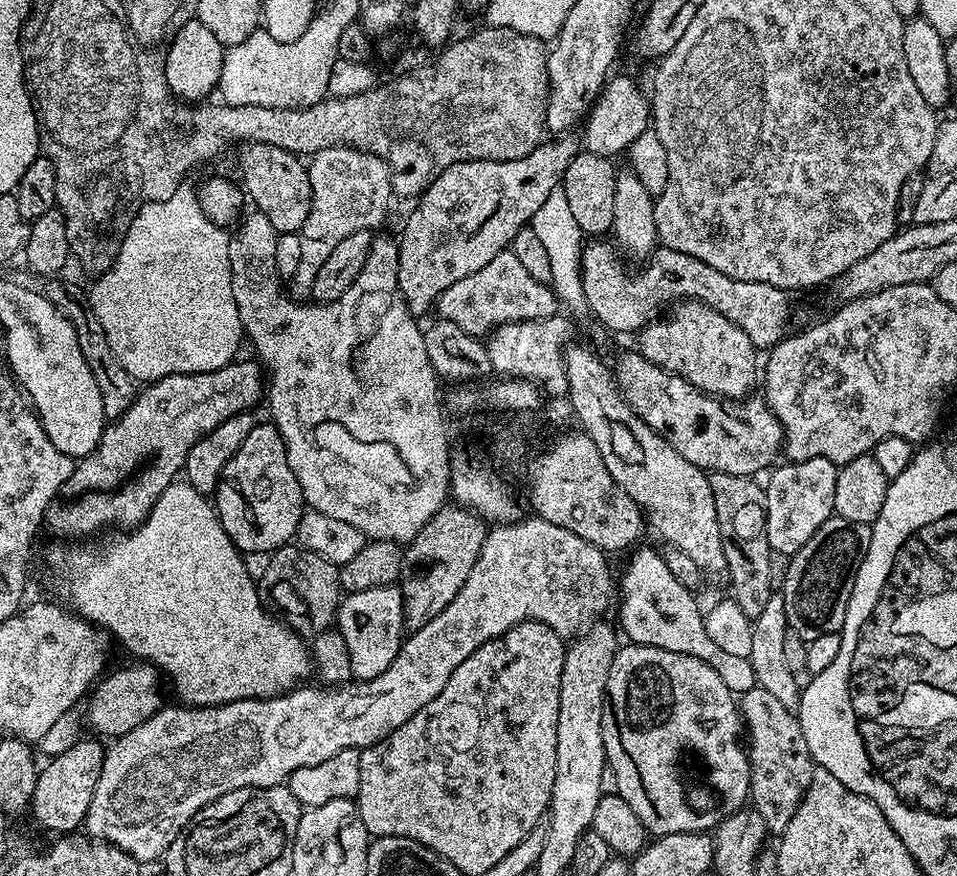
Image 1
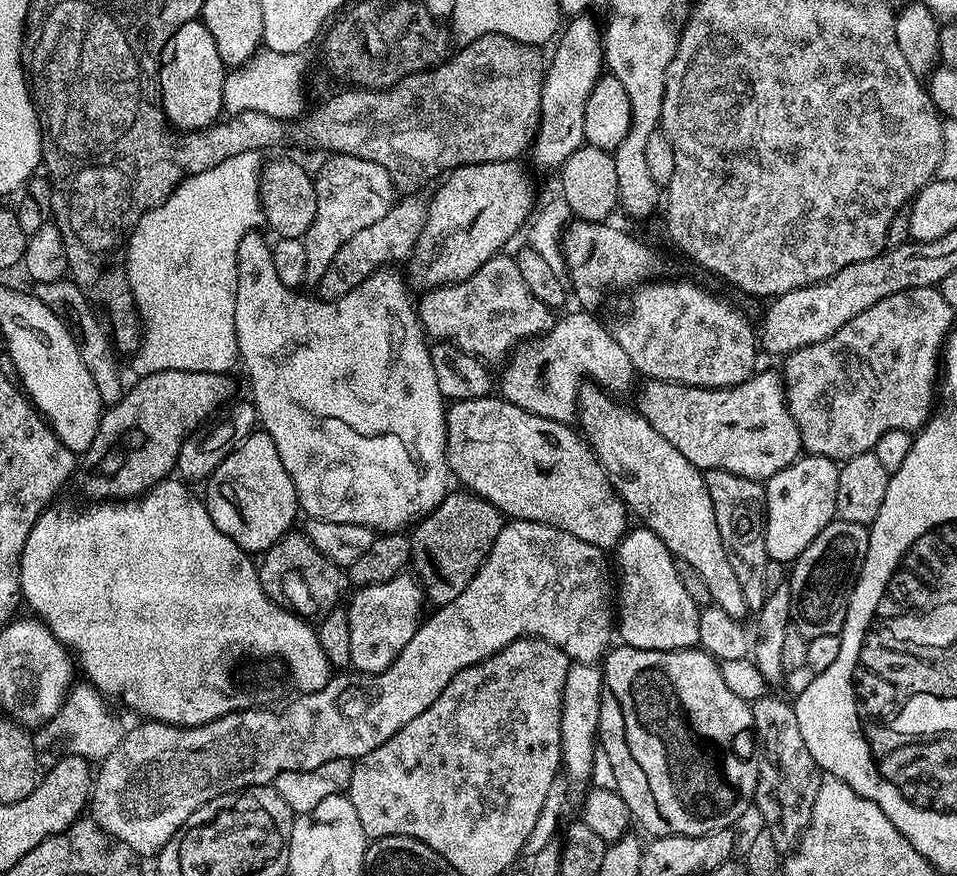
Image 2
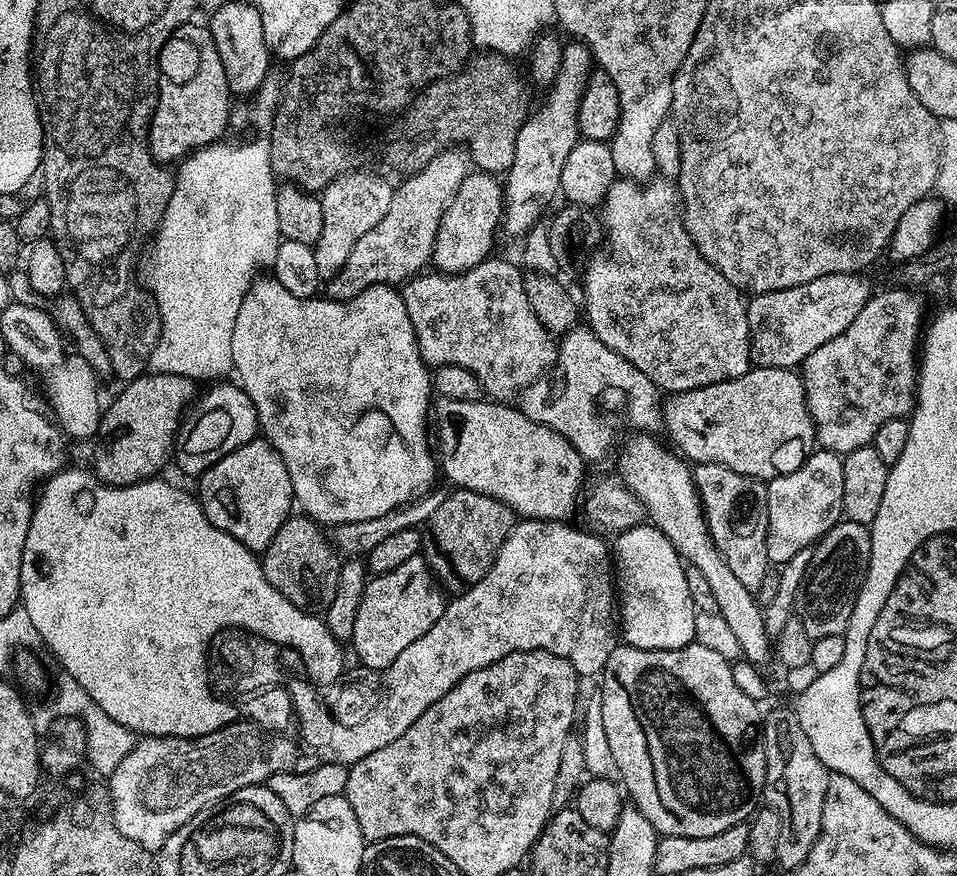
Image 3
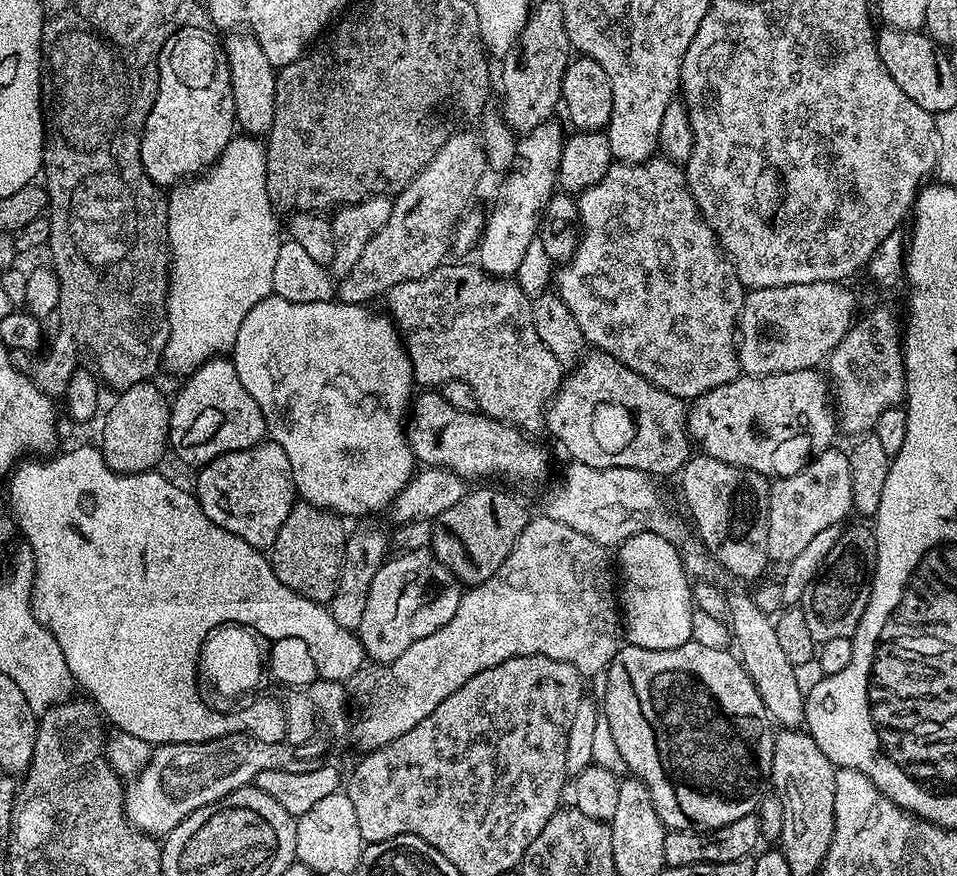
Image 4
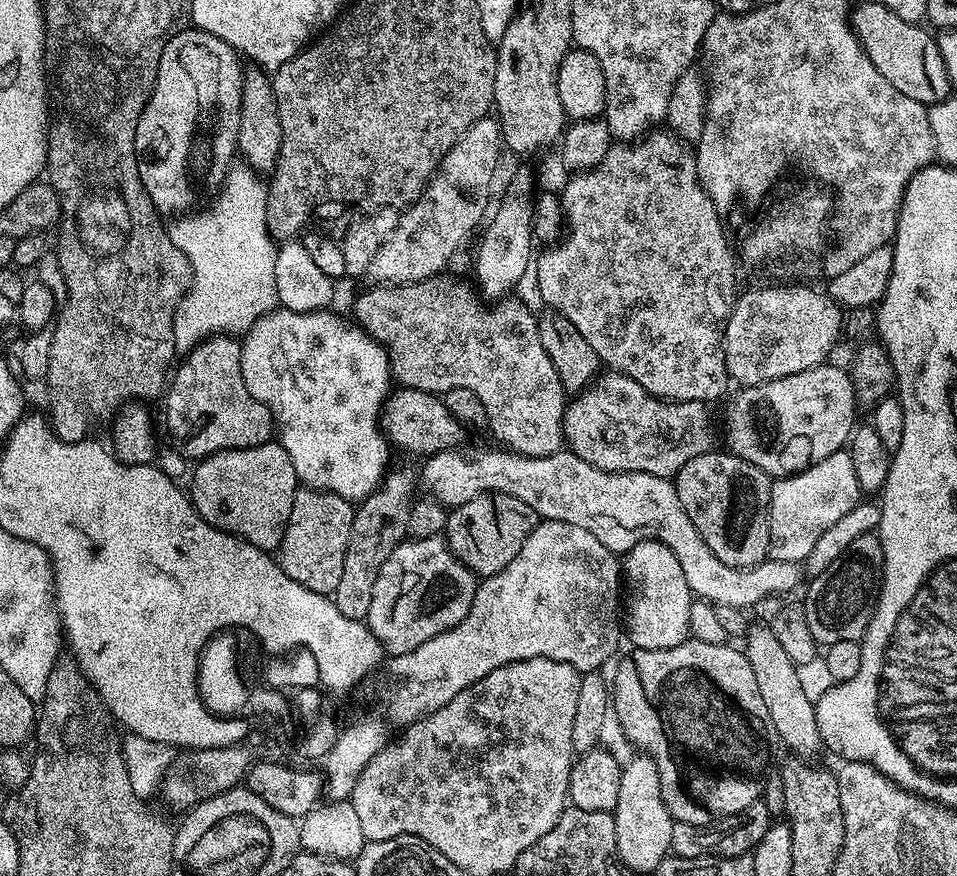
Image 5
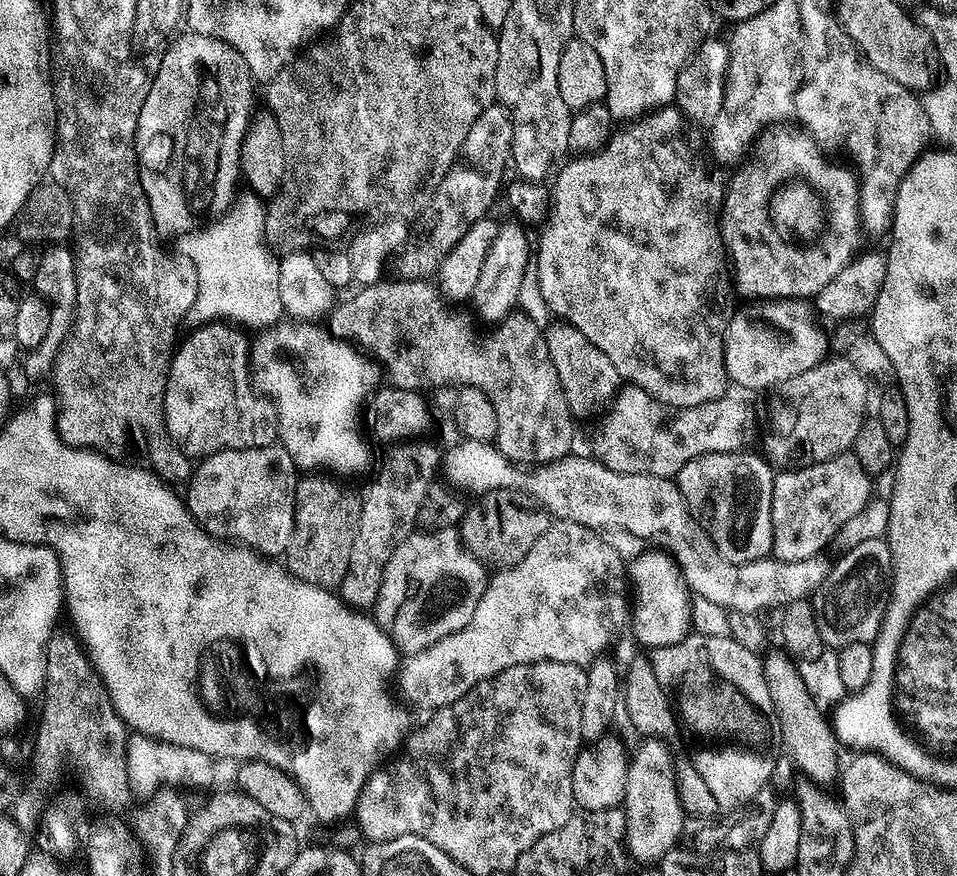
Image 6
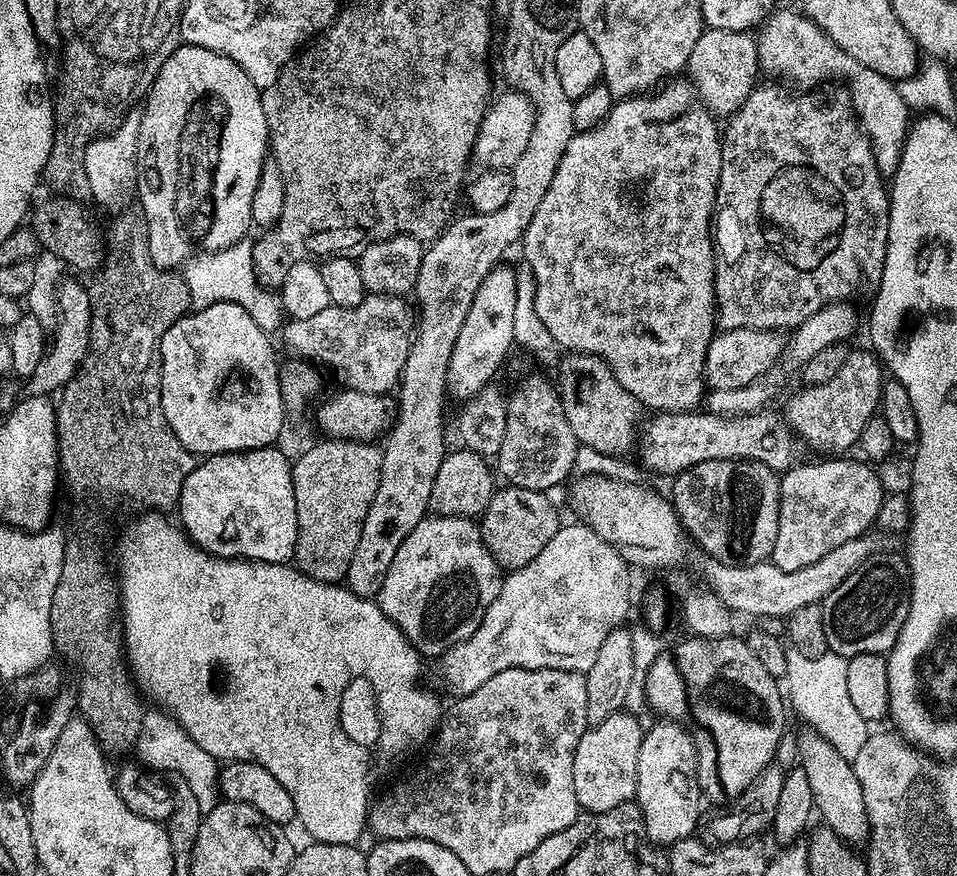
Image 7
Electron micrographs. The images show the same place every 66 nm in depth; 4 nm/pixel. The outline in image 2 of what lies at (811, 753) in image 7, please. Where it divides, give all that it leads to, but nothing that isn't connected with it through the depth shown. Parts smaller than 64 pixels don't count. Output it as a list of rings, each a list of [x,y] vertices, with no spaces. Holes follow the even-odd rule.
[[[585,383],[576,396],[578,409],[578,424],[582,435],[588,441],[593,452],[600,460],[601,466],[607,470],[620,499],[628,505],[631,515],[636,516],[643,527],[648,528],[658,536],[669,548],[676,560],[690,562],[698,575],[702,577],[710,590],[713,604],[717,604],[730,618],[743,621],[744,615],[749,615],[746,598],[742,598],[742,586],[734,574],[734,566],[730,566],[730,558],[726,554],[726,546],[722,542],[722,534],[718,534],[718,522],[714,518],[714,502],[710,502],[710,490],[706,490],[704,472],[693,466],[639,411],[631,407],[623,408],[619,399],[613,398],[599,384]]]

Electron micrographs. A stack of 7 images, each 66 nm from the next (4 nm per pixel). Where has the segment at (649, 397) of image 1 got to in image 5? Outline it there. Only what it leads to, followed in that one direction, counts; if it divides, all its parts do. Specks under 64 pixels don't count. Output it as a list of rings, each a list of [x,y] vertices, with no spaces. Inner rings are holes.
[[[825,362],[810,370],[802,370],[802,374],[790,374],[781,380],[745,387],[728,416],[727,447],[730,451],[749,460],[772,478],[793,476],[808,465],[822,462],[822,458],[830,458],[830,454],[841,451],[851,441],[858,424],[858,393],[853,373],[832,363]]]

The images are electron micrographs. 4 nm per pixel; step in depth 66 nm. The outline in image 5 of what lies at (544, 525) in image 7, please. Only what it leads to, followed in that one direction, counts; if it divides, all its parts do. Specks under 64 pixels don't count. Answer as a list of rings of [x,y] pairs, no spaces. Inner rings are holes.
[[[483,492],[470,498],[470,502],[455,505],[448,512],[446,539],[453,554],[463,564],[468,565],[477,577],[487,578],[498,574],[518,558],[537,523],[536,511],[526,506],[522,498],[501,492]]]

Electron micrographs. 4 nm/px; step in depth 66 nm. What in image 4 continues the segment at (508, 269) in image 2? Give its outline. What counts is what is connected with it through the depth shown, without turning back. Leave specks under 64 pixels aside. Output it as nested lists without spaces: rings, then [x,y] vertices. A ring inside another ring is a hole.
[[[439,264],[430,274],[417,280],[407,280],[386,293],[387,315],[396,325],[404,348],[412,363],[412,379],[417,385],[432,390],[451,380],[466,382],[474,390],[479,411],[485,416],[510,424],[525,434],[536,434],[545,427],[544,414],[549,400],[562,383],[558,358],[542,346],[538,330],[532,321],[532,302],[515,279],[491,276],[479,266]]]

